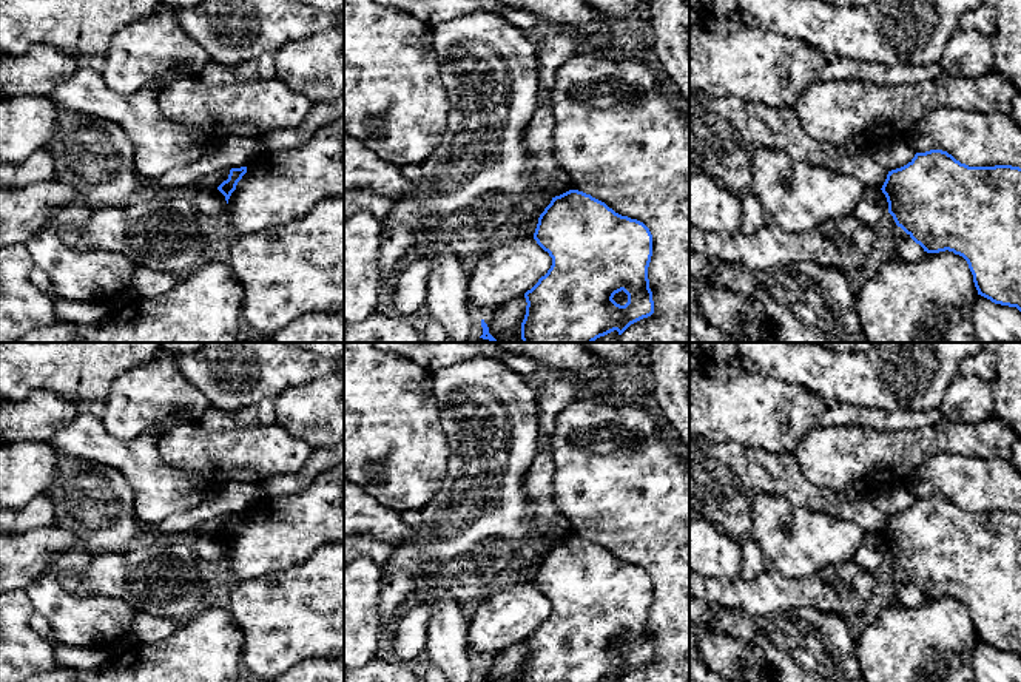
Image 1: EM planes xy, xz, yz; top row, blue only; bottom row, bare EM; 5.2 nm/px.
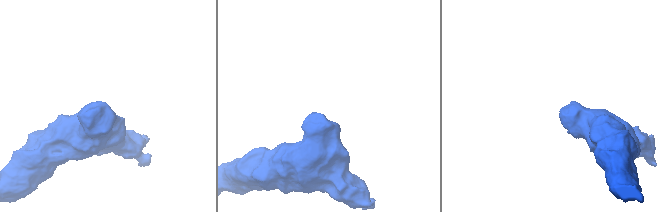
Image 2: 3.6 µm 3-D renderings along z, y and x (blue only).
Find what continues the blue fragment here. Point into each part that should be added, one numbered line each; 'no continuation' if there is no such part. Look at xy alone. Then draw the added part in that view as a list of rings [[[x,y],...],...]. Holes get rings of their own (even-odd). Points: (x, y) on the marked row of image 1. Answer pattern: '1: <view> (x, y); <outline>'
no continuation

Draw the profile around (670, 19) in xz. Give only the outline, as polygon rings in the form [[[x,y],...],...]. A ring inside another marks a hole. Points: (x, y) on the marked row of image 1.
[[[645,0],[654,48],[649,56],[689,108],[689,0]]]

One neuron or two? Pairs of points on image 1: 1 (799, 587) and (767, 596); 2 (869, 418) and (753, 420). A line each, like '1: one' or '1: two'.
1: one
2: one

